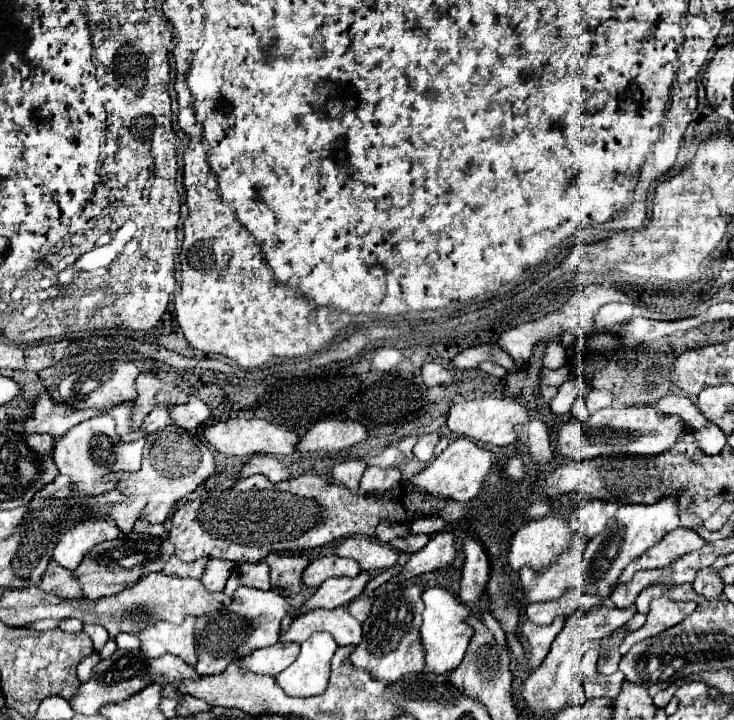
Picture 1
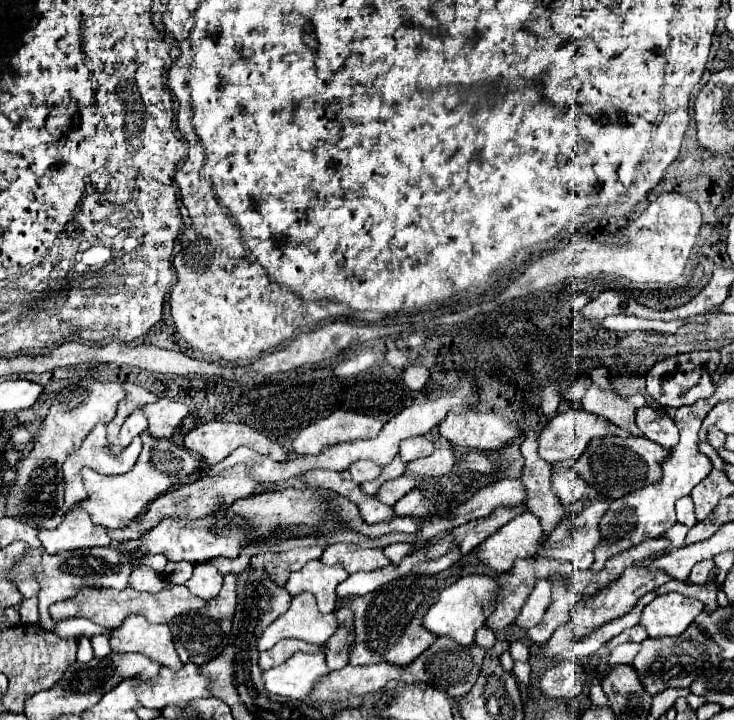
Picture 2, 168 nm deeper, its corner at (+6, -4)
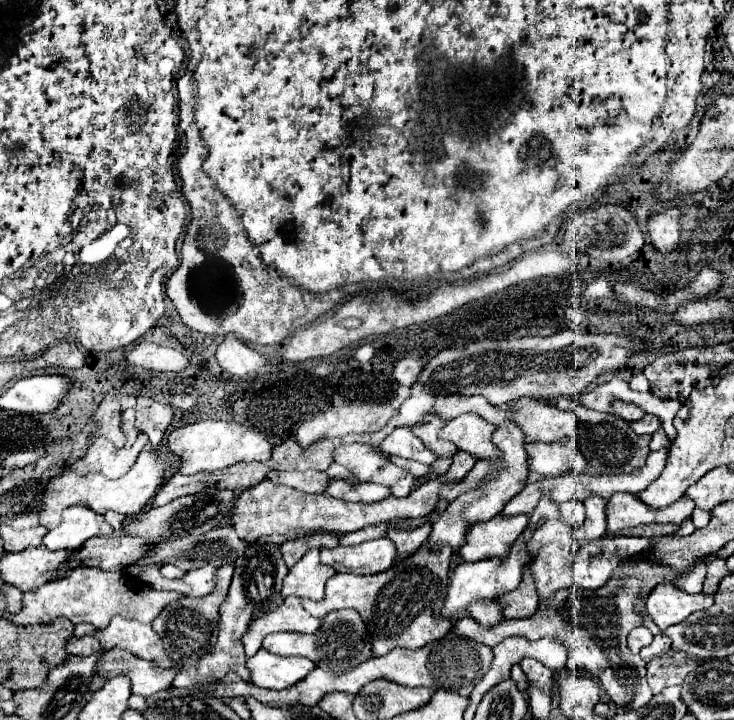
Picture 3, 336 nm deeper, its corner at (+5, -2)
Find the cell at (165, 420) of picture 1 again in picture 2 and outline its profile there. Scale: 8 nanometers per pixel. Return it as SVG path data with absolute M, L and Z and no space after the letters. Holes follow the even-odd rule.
M135 410L129 414L129 418L121 426L121 444L129 444L135 436L139 436L147 428L147 418L143 418L141 410Z

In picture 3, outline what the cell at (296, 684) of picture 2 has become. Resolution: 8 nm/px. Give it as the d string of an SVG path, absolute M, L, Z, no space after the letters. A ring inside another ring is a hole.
M260 648L252 658L248 658L246 666L250 668L250 682L268 688L268 690L284 690L308 676L316 668L316 664L304 656L274 656Z

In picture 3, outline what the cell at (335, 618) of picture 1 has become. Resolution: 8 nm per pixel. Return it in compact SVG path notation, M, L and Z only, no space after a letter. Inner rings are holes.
M288 596L274 612L268 612L260 618L256 618L248 632L242 638L246 656L254 656L262 648L264 636L272 632L300 632L300 634L312 634L318 632L322 626L320 618L310 616L302 608L302 598Z

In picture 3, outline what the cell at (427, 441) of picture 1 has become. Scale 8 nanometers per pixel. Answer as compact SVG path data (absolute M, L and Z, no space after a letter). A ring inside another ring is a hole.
M396 428L392 434L388 434L384 438L384 442L380 444L380 450L384 454L390 456L400 456L400 458L410 458L422 464L434 464L436 462L436 454L430 452L424 442L414 436L414 432L410 428Z

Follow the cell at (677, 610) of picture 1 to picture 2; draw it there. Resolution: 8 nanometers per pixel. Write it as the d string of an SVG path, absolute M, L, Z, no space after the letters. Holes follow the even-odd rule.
M663 594L645 606L641 624L647 628L649 638L679 636L687 630L695 616L703 612L703 602L687 598L683 594Z

